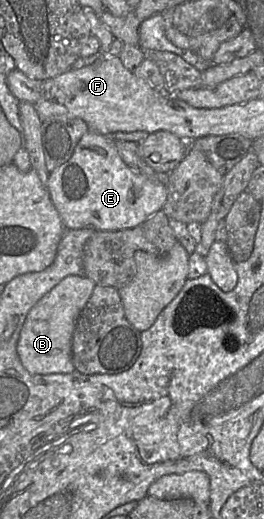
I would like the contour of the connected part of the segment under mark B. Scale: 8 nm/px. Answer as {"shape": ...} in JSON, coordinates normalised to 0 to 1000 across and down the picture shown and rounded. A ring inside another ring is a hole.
{"shape":[[[265,530],[170,566],[114,597],[76,640],[64,680],[117,721],[273,719],[273,651],[292,615],[364,551],[322,530]]]}

